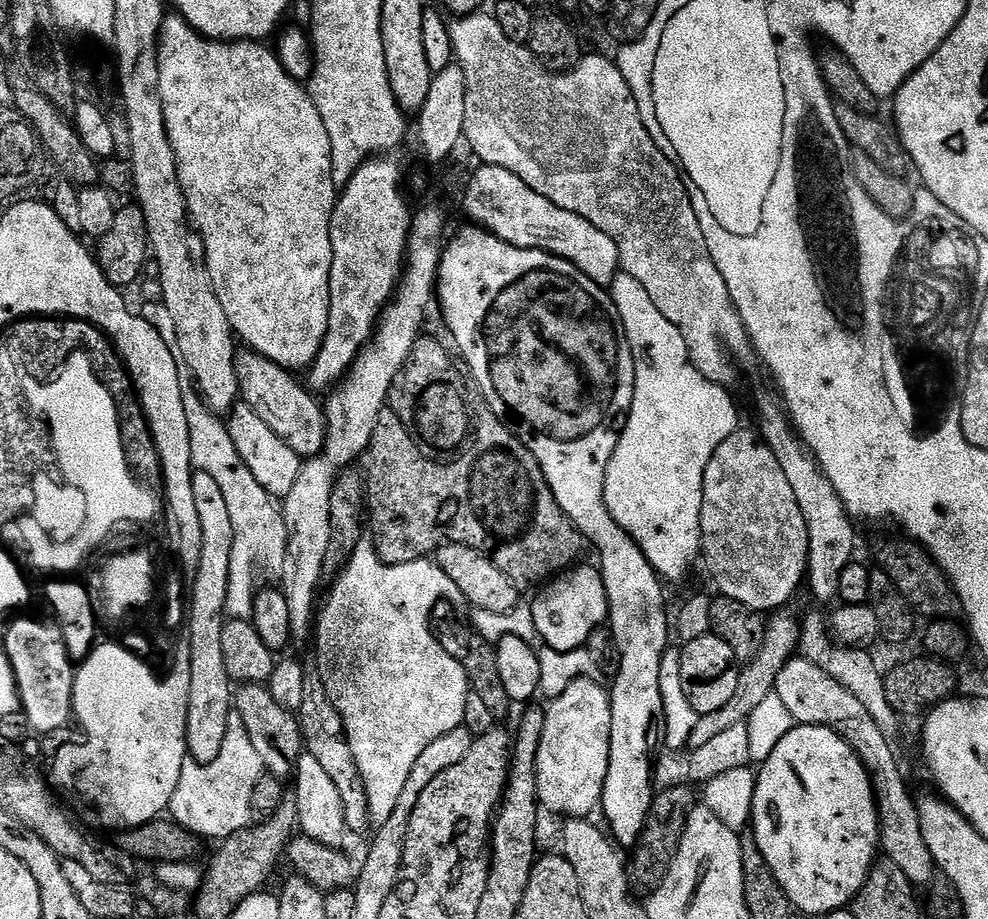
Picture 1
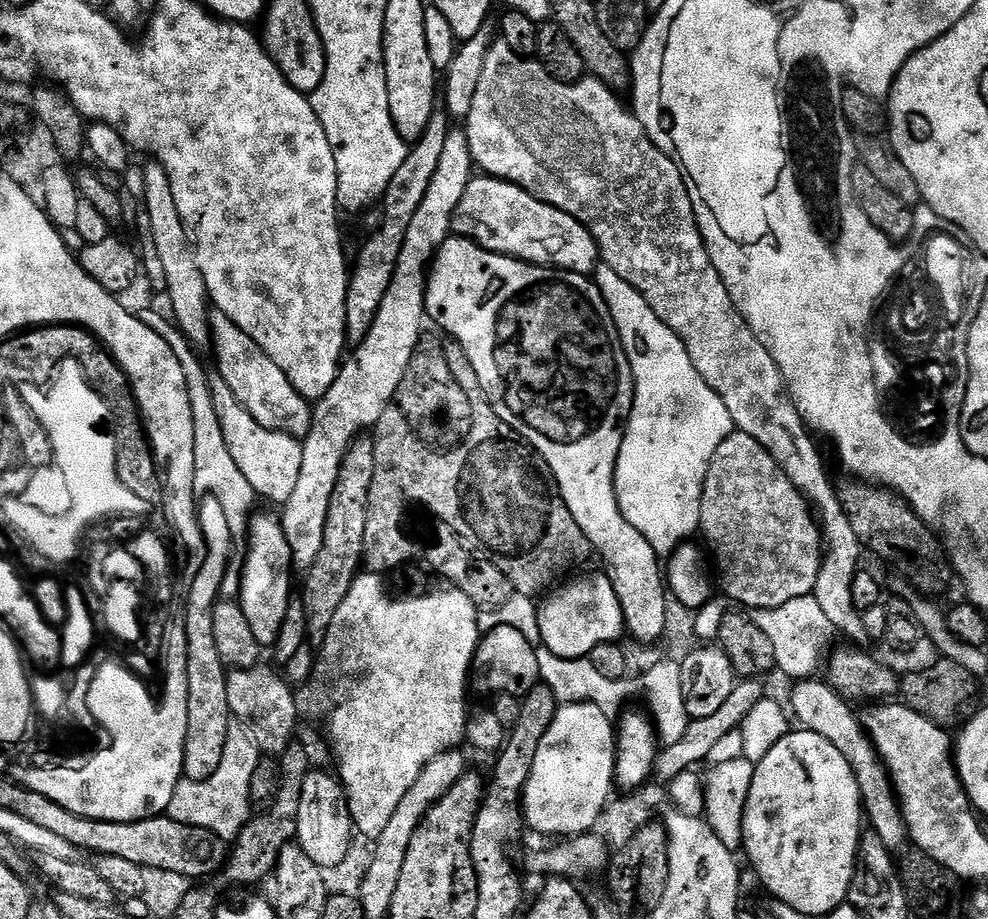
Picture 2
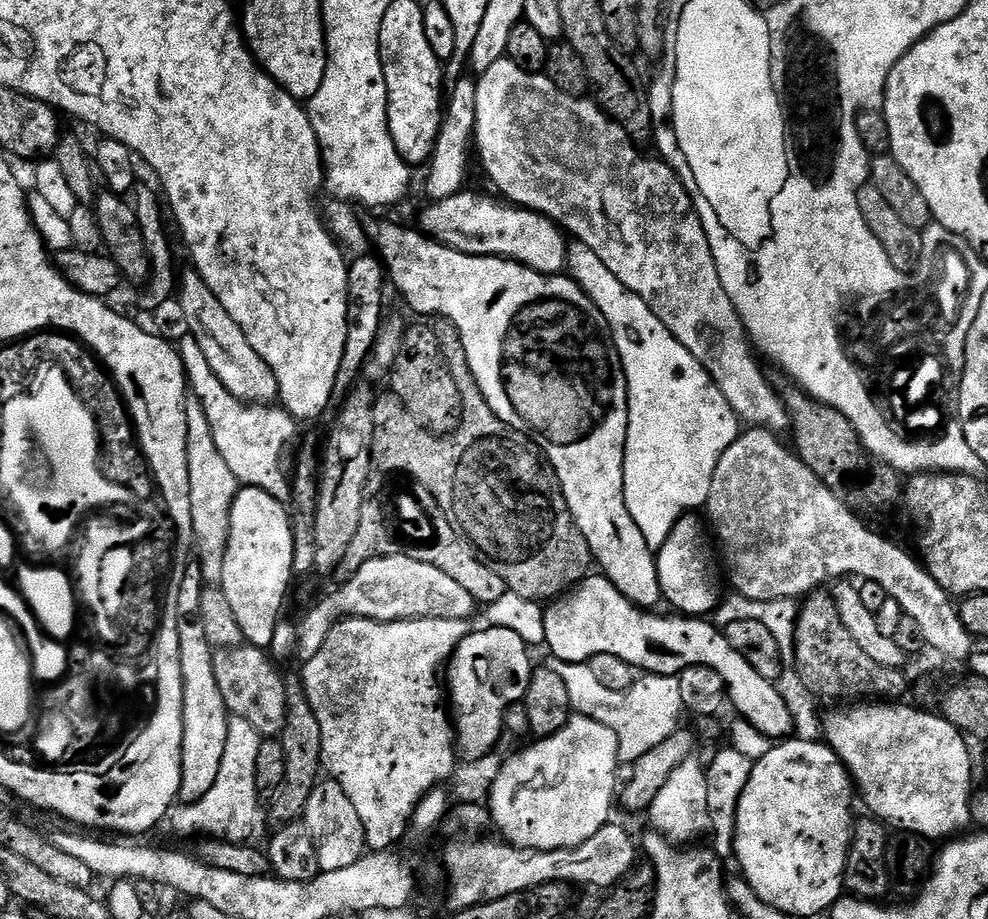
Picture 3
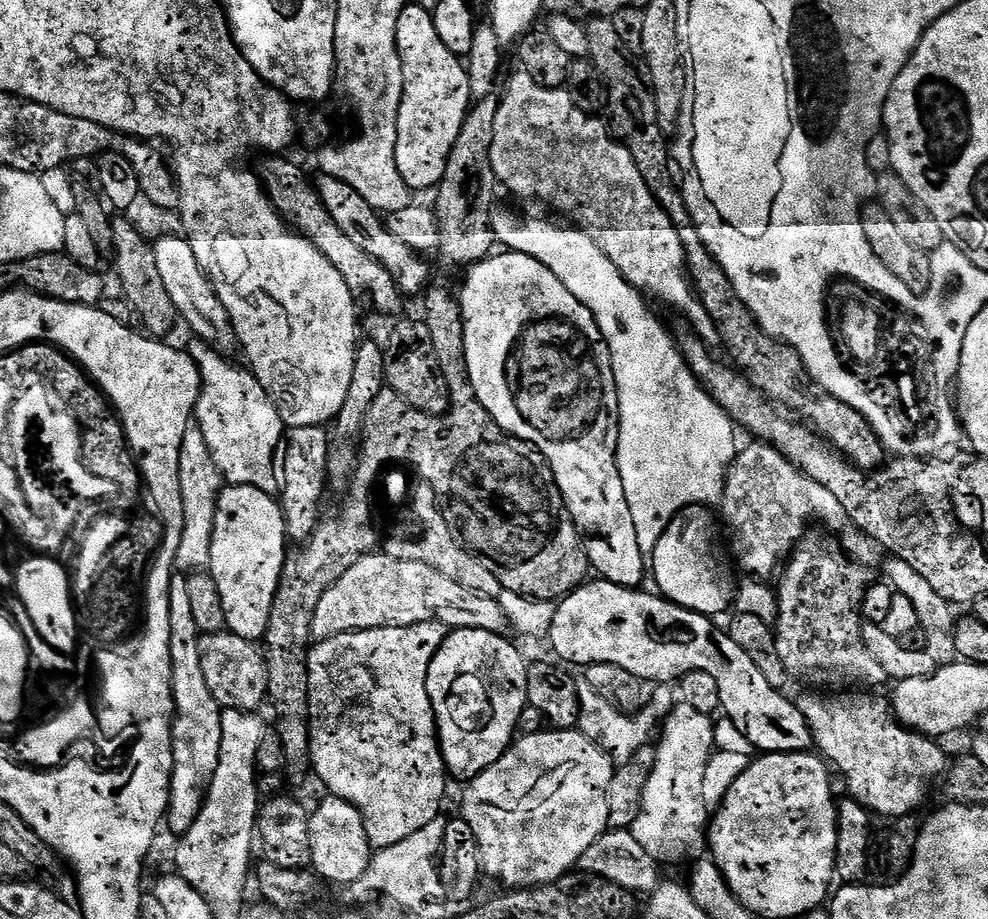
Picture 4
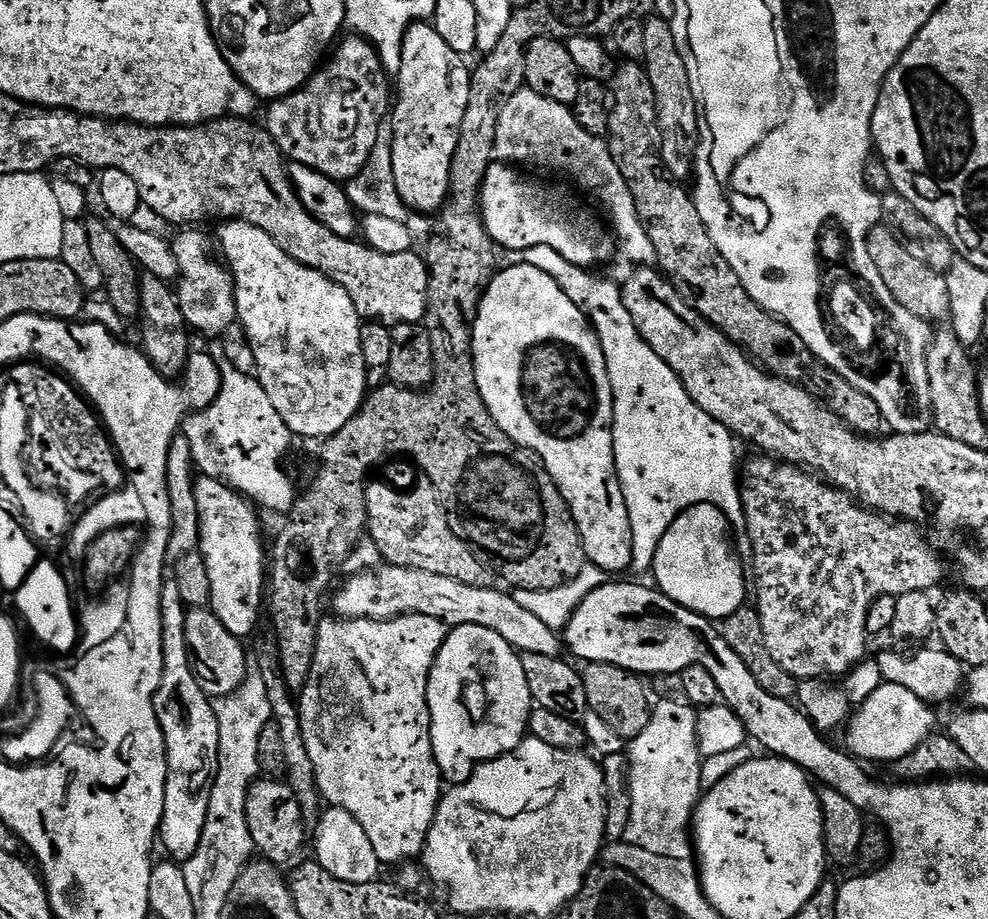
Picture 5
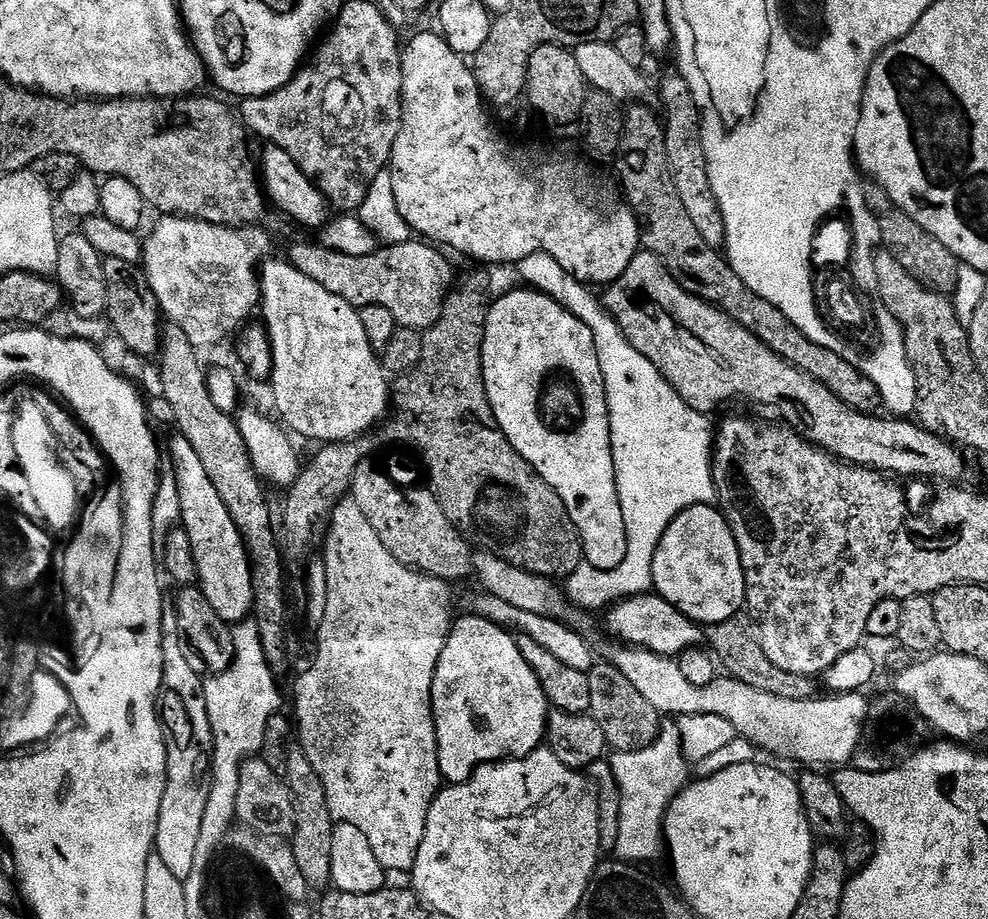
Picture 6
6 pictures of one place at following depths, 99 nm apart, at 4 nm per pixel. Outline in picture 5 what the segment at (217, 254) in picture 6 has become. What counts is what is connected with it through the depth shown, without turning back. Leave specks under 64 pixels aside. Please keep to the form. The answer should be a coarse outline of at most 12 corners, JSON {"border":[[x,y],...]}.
{"border":[[200,230],[171,246],[174,291],[193,333],[237,323],[232,273]]}

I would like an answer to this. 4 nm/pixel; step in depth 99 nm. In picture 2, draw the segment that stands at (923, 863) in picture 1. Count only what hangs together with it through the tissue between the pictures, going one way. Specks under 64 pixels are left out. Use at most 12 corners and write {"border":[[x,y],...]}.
{"border":[[801,680],[790,712],[850,762],[867,827],[890,851],[908,827],[853,705]]}

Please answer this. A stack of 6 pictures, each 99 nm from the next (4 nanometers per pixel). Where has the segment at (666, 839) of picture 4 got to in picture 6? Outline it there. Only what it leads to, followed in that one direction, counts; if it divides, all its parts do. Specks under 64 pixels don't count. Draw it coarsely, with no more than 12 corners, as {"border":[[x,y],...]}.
{"border":[[675,722],[612,752],[622,798],[615,859],[666,852],[664,819],[689,783]]}

